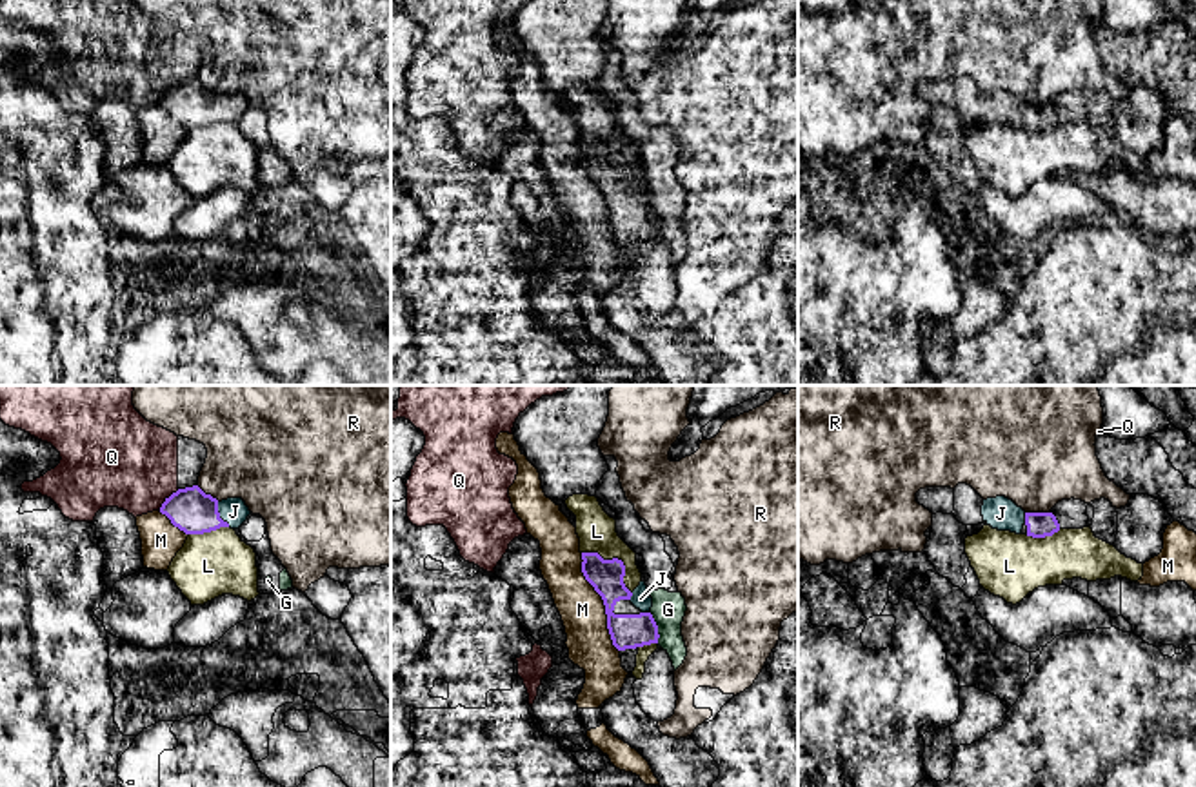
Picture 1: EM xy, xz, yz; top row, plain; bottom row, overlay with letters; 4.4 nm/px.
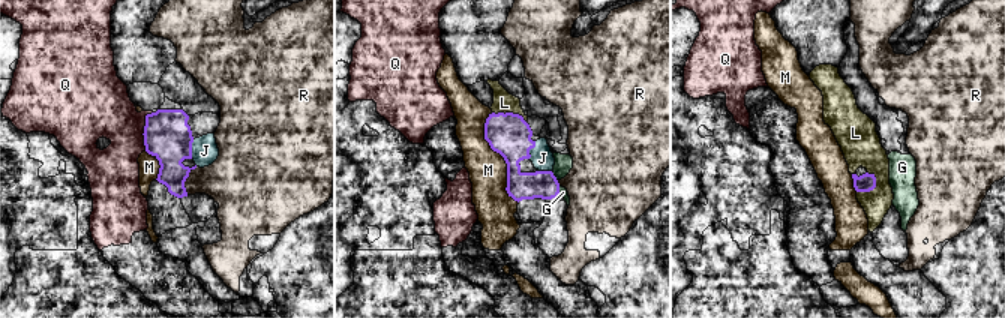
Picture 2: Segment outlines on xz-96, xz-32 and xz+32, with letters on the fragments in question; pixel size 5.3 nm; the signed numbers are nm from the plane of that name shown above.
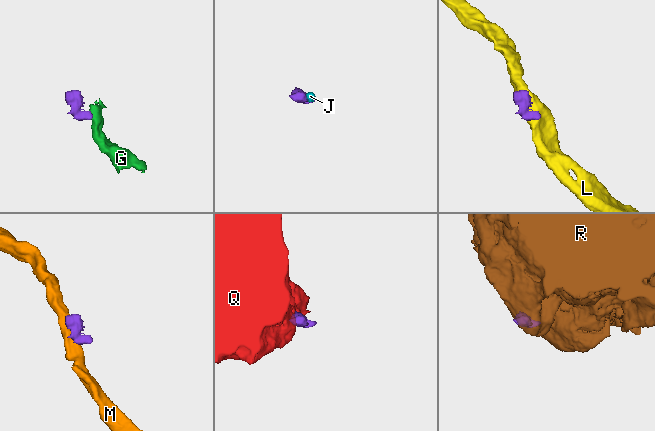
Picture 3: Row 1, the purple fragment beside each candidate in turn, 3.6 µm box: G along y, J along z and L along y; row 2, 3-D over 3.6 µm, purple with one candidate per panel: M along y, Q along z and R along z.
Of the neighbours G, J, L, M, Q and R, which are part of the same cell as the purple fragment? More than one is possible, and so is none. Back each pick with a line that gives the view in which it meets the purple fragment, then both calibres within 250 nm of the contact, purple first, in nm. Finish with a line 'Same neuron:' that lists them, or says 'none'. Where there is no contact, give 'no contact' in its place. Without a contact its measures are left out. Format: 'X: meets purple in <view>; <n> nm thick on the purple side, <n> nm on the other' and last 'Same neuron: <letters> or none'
J: meets purple in xy; 200 nm thick on the purple side, 120 nm on the other
Same neuron: J

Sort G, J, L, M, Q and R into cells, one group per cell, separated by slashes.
G / J / L / M / Q / R

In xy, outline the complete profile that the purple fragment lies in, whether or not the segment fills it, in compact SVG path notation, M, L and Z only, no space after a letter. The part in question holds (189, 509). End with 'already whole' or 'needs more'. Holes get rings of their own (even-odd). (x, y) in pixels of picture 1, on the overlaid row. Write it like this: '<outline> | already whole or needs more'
M198 485L173 493L162 503L160 513L185 534L204 534L220 527L238 529L251 514L242 498L218 502Z | needs more

